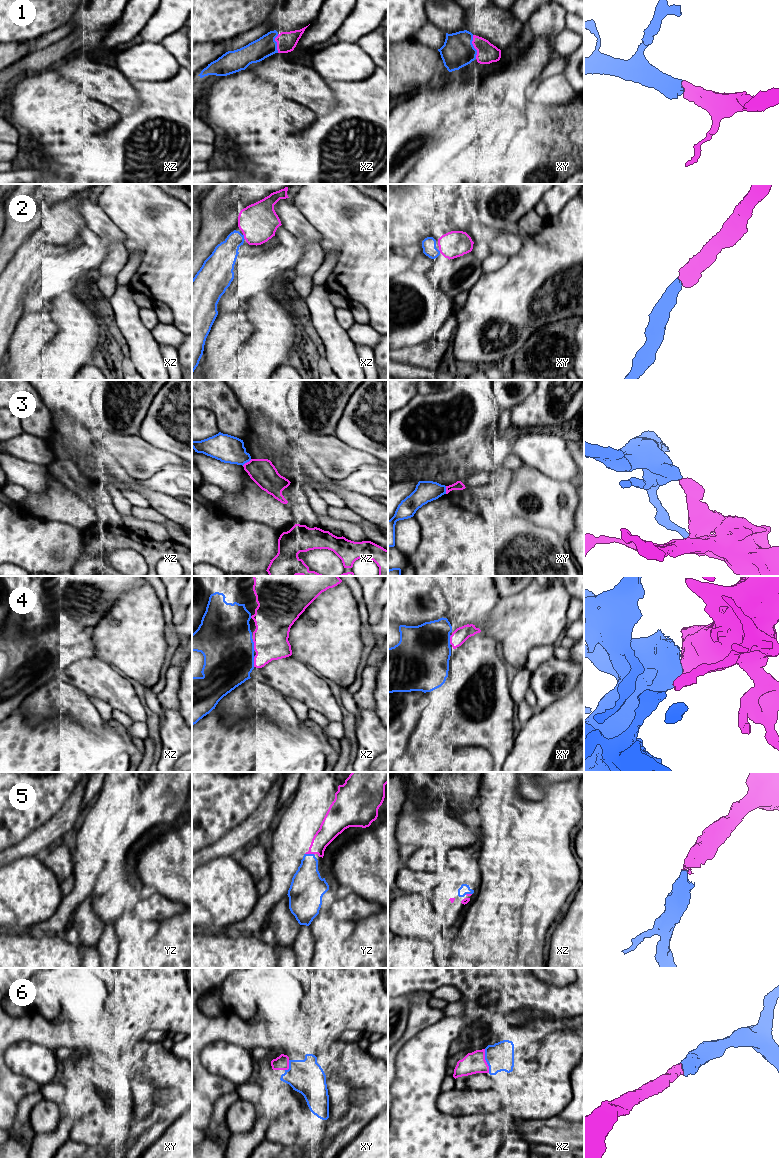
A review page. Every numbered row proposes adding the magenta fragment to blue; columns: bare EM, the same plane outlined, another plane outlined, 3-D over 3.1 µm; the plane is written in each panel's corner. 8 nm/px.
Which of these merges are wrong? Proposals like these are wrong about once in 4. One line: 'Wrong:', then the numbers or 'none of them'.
Wrong: 3

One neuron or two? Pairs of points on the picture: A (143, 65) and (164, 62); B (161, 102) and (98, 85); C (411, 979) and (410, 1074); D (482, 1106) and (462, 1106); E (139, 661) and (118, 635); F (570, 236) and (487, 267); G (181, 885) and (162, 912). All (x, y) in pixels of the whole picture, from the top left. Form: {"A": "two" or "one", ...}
{"A": "one", "B": "two", "C": "two", "D": "one", "E": "one", "F": "two", "G": "two"}

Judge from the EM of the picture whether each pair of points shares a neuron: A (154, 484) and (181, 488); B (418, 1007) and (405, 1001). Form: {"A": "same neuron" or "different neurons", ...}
{"A": "same neuron", "B": "different neurons"}

